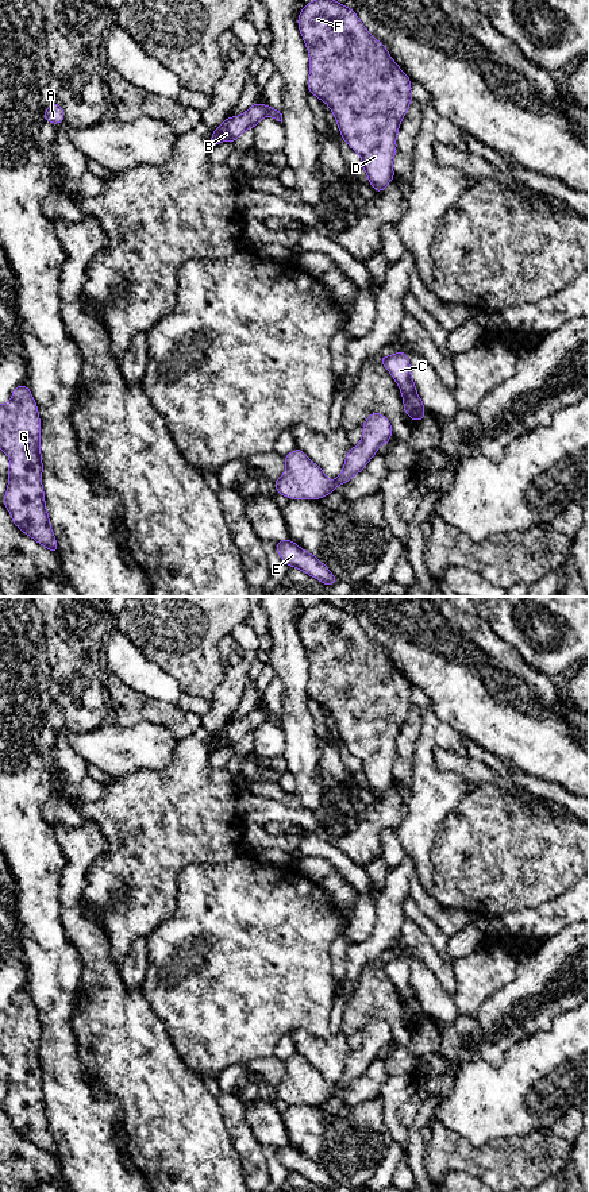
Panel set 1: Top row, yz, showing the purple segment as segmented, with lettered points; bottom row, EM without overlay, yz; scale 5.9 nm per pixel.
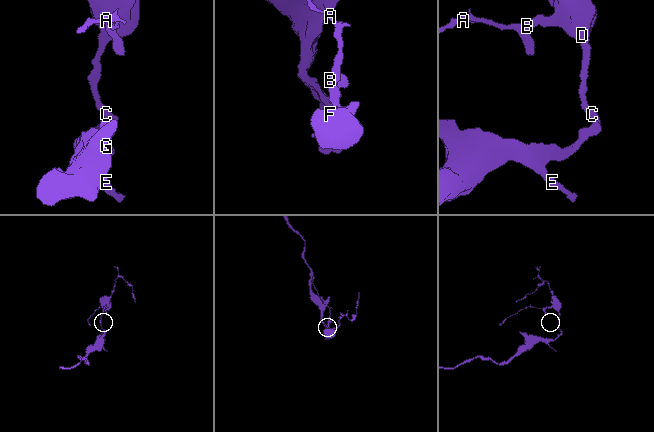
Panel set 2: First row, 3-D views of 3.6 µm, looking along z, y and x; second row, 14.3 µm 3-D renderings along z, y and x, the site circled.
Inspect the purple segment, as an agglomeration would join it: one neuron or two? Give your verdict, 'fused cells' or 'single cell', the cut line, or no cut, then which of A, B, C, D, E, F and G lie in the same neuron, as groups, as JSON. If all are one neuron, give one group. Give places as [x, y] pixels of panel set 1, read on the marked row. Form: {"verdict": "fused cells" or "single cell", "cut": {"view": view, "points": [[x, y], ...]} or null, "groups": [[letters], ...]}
{"verdict": "fused cells", "cut": {"view": "yz", "points": [[415, 392], [403, 397]]}, "groups": [["A", "B", "C", "D", "F"], ["E", "G"]]}

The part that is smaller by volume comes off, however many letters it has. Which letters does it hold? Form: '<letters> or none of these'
A, B, C, D, F

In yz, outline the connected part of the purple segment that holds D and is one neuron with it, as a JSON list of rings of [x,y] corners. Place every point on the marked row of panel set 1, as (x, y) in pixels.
[[[313,0],[304,5],[297,23],[309,55],[308,92],[330,107],[343,140],[362,157],[370,185],[381,193],[396,177],[396,136],[413,99],[411,78],[365,28],[358,15],[340,3]]]

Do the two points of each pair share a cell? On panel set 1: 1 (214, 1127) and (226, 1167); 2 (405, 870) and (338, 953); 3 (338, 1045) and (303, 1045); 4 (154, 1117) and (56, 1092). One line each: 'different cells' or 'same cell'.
1: same cell
2: different cells
3: same cell
4: different cells

